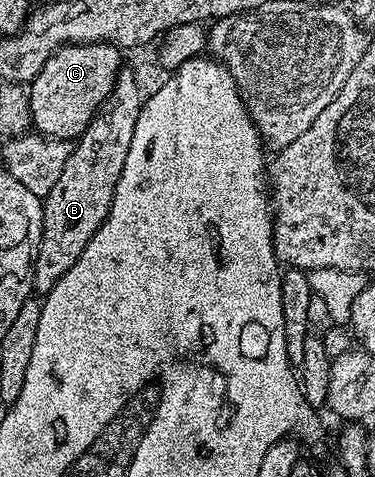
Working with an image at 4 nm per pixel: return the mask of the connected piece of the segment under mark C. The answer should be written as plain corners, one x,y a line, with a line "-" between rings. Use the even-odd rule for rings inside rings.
64,44
41,66
41,74
31,81
29,95
31,98
31,122
34,131
41,136
51,136
54,140
74,141
87,128
87,124
97,114
101,102
113,90
113,82
121,67
120,49
113,44

